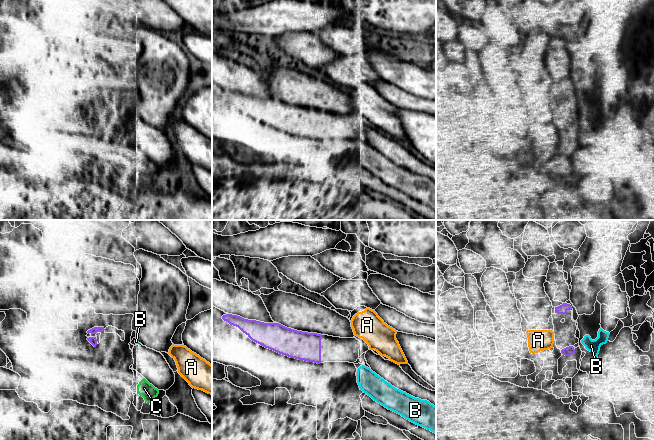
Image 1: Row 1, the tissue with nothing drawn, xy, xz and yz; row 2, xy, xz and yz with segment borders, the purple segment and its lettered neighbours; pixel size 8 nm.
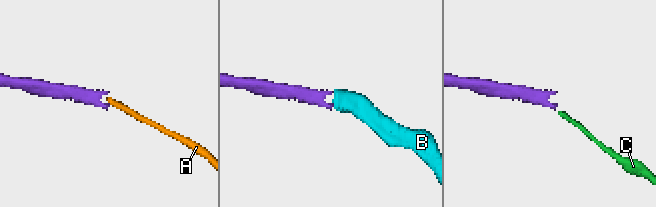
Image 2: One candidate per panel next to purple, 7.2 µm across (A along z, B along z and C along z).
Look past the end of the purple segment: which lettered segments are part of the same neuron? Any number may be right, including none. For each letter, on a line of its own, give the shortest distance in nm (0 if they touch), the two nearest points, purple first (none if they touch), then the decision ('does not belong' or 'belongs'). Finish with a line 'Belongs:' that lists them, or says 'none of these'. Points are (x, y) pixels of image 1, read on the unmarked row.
A: 80 nm | yz (561, 126), (552, 123) | does not belong
B: 80 nm | yz (573, 123), (581, 118) | belongs
C: 460 nm | xy (95, 122), (139, 158) | does not belong
Belongs: B

